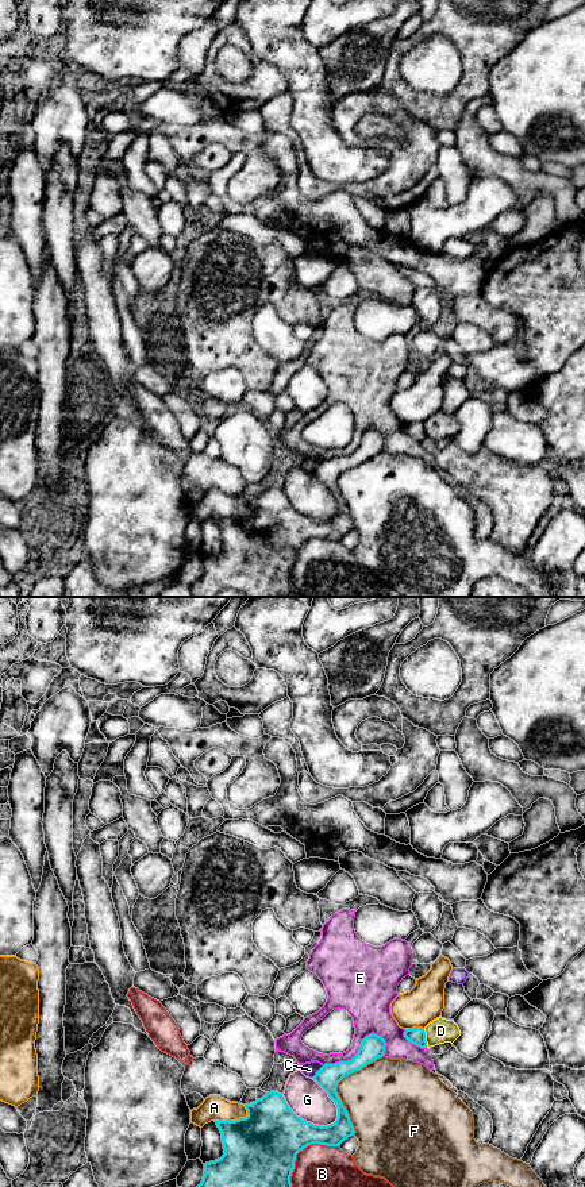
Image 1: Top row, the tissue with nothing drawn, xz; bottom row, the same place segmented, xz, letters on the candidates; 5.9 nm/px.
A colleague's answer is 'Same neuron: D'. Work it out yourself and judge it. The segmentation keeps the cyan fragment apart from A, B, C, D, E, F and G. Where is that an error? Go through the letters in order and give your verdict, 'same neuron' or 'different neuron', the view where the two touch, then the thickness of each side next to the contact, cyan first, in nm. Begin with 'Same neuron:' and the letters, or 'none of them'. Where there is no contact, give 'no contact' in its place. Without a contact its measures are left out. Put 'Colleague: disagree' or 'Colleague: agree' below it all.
Same neuron: none of them
A: different neuron; contact in xz; calibres 440 and 150 nm
B: different neuron; contact in xz; calibres 440 and 400 nm
C: different neuron; contact in xz; calibres 140 and 80 nm
D: different neuron; contact in xz; calibres 100 and 150 nm
E: different neuron; contact in xz; calibres 140 and 110 nm
F: different neuron; contact in xz; calibres 140 and 380 nm
G: different neuron; contact in xz; calibres 380 and 220 nm
Colleague: disagree

